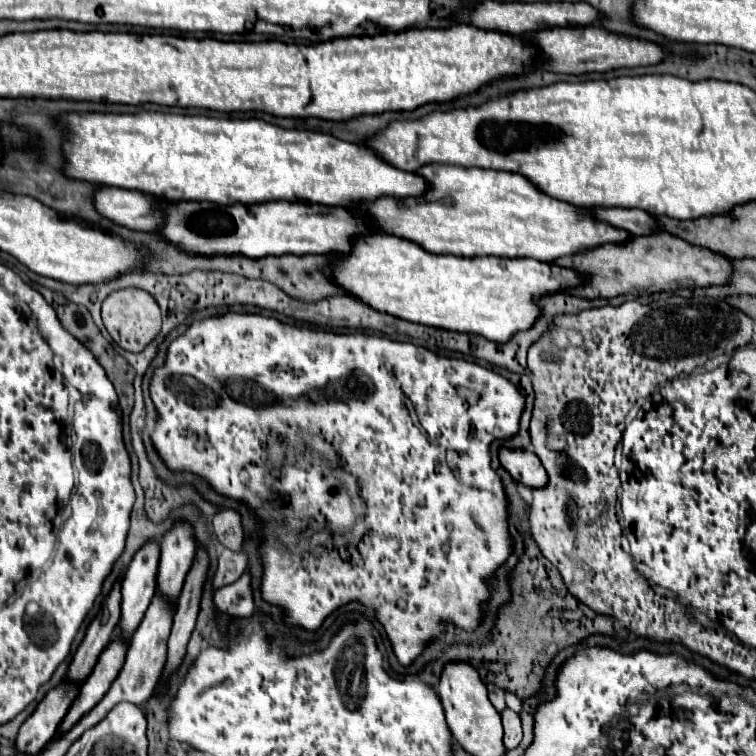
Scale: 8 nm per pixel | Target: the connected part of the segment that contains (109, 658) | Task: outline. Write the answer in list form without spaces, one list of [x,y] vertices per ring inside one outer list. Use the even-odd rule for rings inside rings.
[[[112,642],[100,654],[100,660],[98,660],[96,668],[92,670],[88,680],[82,684],[82,688],[80,688],[78,696],[74,698],[70,710],[62,718],[54,740],[58,740],[62,734],[66,734],[84,714],[88,714],[102,700],[104,692],[108,692],[112,680],[116,678],[116,672],[120,672],[120,664],[124,662],[124,652],[126,652],[126,644]]]

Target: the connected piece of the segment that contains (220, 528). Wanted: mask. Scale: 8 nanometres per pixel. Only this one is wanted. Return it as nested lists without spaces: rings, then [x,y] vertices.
[[[222,510],[214,516],[214,532],[226,548],[240,552],[240,548],[242,548],[242,522],[234,510]]]

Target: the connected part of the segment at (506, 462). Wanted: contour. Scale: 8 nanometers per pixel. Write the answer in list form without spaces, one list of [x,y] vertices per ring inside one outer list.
[[[500,448],[500,462],[516,482],[520,482],[532,490],[544,488],[548,484],[546,470],[540,464],[538,456],[532,452]]]

